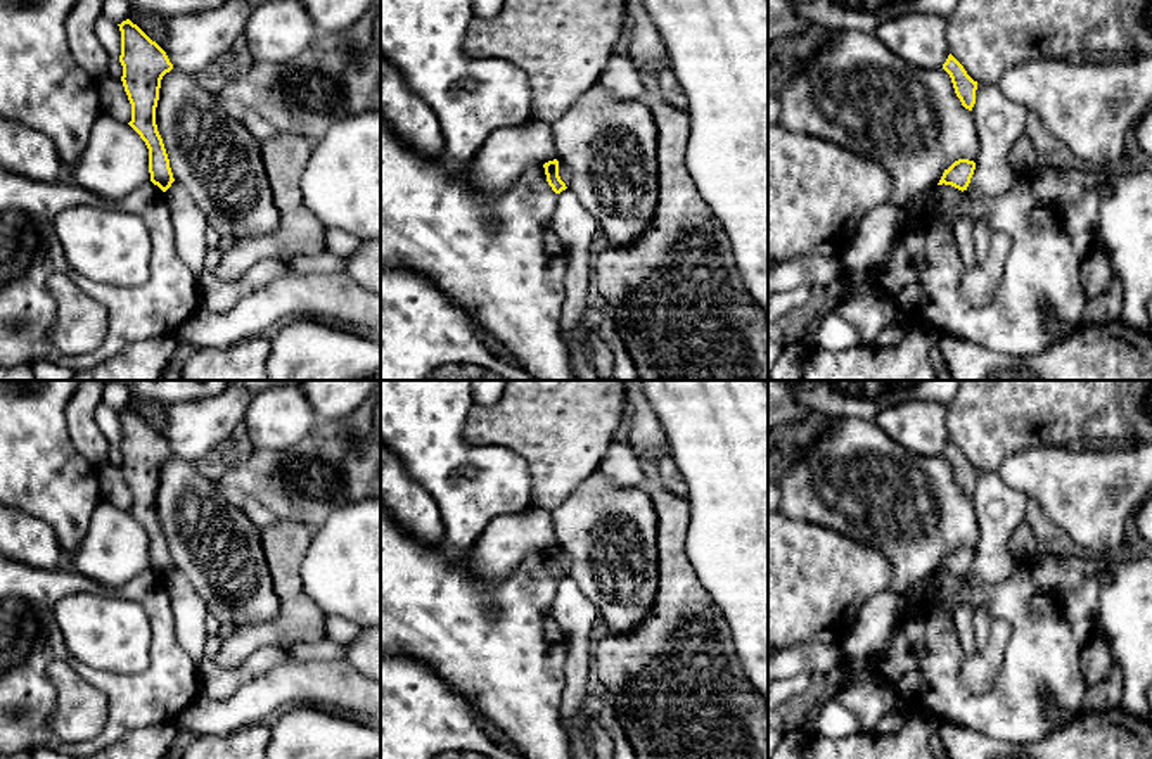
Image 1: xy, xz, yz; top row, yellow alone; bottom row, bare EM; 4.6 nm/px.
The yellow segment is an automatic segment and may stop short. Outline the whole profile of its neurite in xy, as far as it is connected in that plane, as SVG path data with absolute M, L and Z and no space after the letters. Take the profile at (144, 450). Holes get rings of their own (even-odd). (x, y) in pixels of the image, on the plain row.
M130 406L123 408L121 443L123 474L131 491L128 510L149 536L150 569L166 579L175 569L163 526L156 512L161 467L173 456L166 439Z

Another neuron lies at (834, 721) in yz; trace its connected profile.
M829 700L818 714L811 735L825 738L842 738L860 731L861 728L856 714L841 705L837 700Z

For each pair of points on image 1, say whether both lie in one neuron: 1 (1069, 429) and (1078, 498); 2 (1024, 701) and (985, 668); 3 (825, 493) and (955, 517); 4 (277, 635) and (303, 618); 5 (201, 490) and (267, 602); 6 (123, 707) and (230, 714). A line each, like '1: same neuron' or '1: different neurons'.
1: different neurons
2: different neurons
3: same neuron
4: same neuron
5: same neuron
6: different neurons

